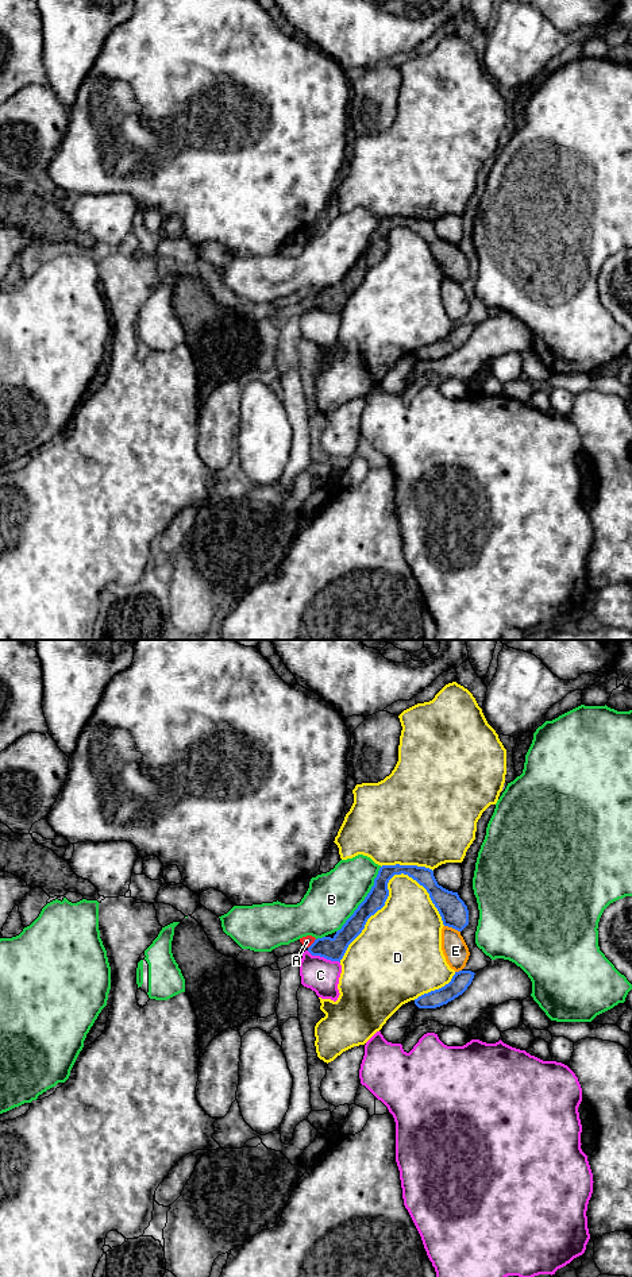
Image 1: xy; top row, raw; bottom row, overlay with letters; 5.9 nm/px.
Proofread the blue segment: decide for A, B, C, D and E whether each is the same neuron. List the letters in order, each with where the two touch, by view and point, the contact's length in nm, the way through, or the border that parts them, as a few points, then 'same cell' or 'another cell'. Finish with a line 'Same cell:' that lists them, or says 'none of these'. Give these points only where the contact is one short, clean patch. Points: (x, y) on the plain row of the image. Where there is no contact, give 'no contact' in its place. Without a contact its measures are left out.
A: xy (312, 296) | 80 nm | along xy (315, 290), (308, 300) | another cell
B: xy (365, 251) | 480 nm | another cell
C: xy (323, 308) | 220 nm | another cell
D: xy (384, 255) | 650 nm | another cell
E: xy (453, 280) | 100 nm | another cell
Same cell: none of these

